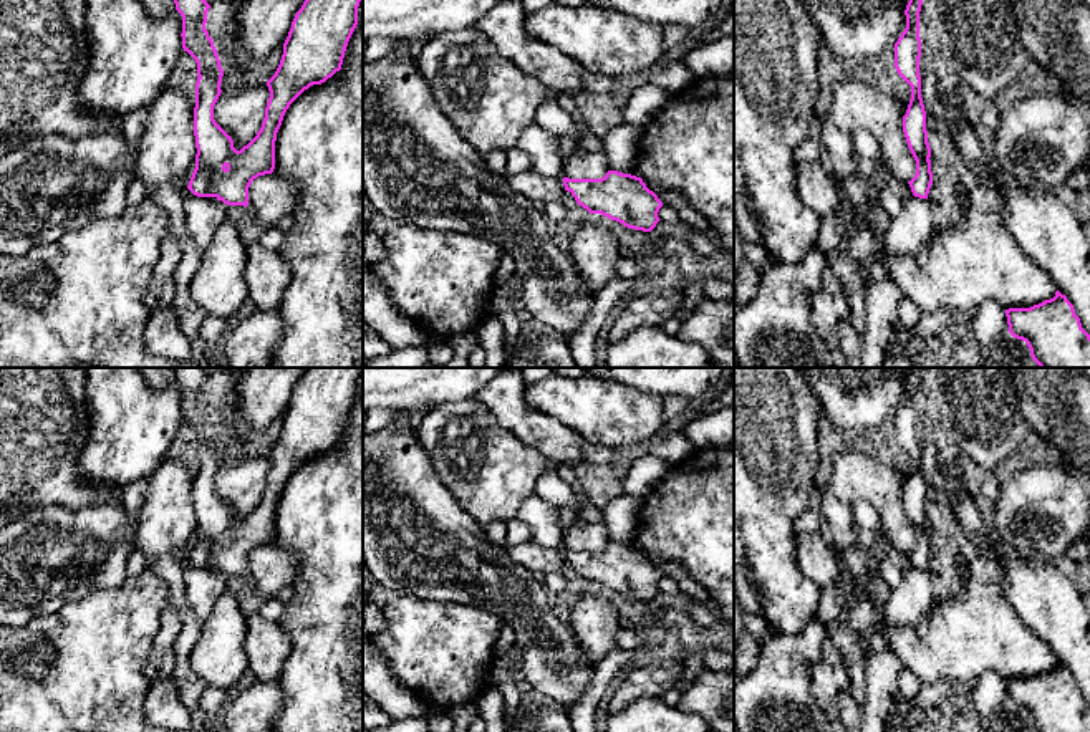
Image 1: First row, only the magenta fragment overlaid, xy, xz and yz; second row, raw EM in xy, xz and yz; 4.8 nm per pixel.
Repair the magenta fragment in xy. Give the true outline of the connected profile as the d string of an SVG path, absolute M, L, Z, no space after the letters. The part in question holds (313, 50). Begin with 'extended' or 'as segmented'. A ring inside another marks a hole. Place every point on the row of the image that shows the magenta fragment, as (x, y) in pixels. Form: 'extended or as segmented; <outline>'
as segmented; M174 0L182 17L182 48L197 63L194 136L195 169L187 189L197 197L215 197L227 205L248 205L248 187L258 176L272 174L275 169L275 141L283 116L290 104L310 86L321 84L341 70L348 41L358 25L358 7L361 0L305 0L297 12L283 55L275 75L267 81L270 98L265 118L257 136L240 151L234 147L232 137L215 123L214 106L222 93L224 70L209 31L205 30L210 5L205 0Z

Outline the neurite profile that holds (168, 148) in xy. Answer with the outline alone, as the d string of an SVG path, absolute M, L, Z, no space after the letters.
M167 83L147 108L147 121L139 141L136 177L146 189L146 200L166 184L195 169L194 136L195 93Z

